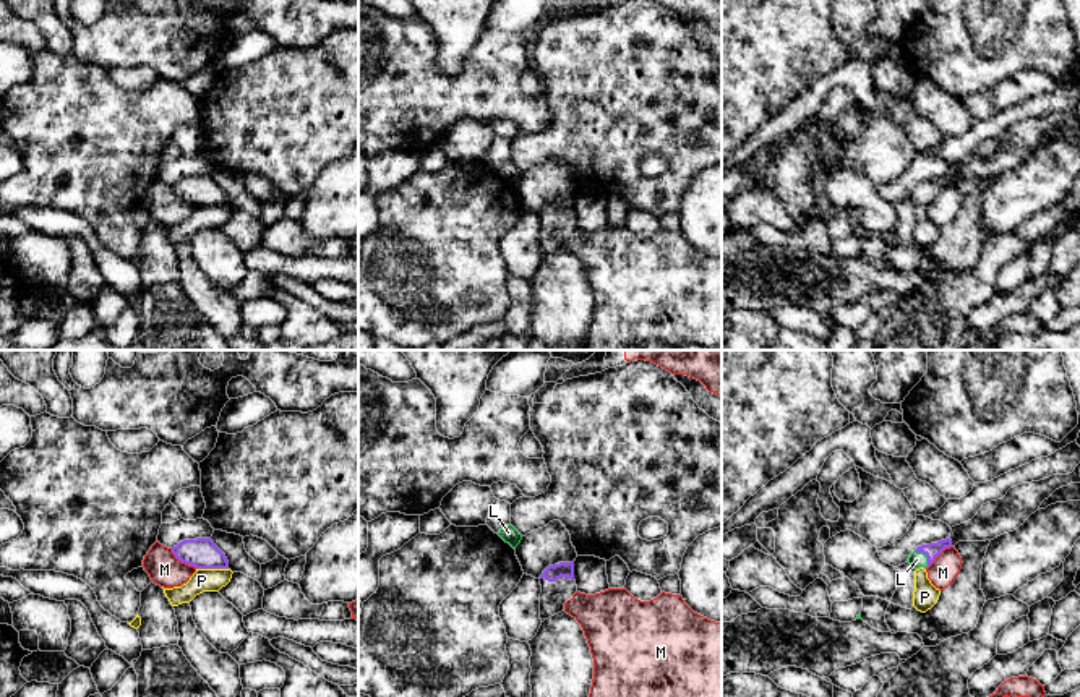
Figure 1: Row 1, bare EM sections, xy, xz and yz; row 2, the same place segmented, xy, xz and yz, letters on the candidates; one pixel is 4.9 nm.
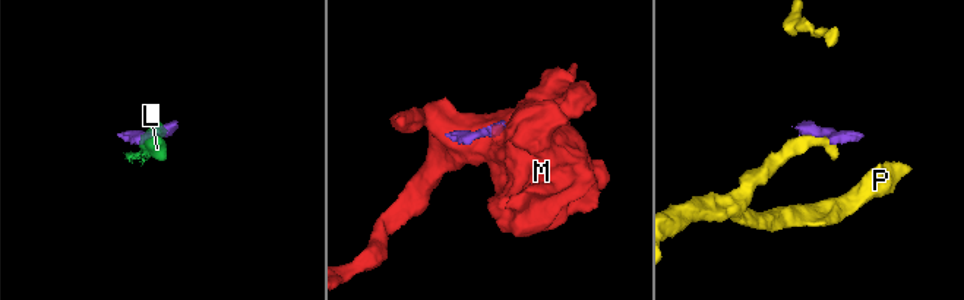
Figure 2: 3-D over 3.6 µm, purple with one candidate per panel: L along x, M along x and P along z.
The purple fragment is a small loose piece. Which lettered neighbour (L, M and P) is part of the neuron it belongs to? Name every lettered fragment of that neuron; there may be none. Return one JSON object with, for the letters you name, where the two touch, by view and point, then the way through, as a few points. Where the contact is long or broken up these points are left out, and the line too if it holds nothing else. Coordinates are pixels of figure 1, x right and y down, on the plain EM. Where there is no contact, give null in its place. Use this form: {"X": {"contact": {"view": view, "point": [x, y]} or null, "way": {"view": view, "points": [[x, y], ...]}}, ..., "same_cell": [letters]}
{"L": {"contact": {"view": "yz", "point": [926, 193]}, "way": {"view": "yz", "points": [[933, 187], [926, 193], [917, 196]]}}, "same_cell": ["L"]}

